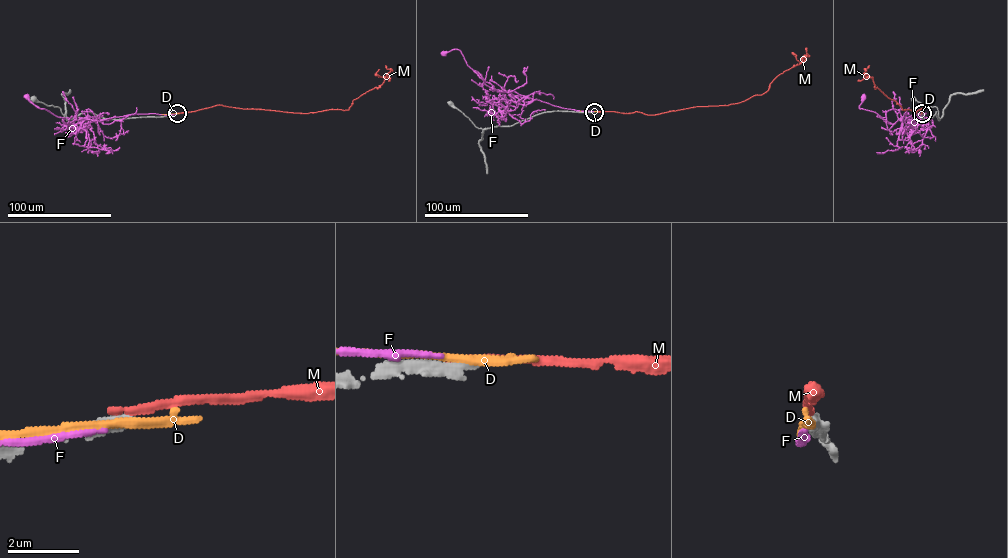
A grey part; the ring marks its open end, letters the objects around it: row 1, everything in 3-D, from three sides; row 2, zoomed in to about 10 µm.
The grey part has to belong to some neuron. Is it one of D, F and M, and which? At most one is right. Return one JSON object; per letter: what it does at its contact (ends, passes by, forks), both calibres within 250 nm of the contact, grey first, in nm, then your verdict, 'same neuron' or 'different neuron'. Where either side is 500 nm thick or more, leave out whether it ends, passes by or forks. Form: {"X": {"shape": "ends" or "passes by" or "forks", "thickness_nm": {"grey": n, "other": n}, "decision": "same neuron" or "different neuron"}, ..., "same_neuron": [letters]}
{"D": {"shape": "passes by", "thickness_nm": {"grey": 420, "other": 200}, "decision": "different neuron"}, "F": {"shape": "ends", "thickness_nm": {"grey": 400, "other": 240}, "decision": "different neuron"}, "M": {"shape": "ends", "thickness_nm": {"grey": 360, "other": 240}, "decision": "different neuron"}, "same_neuron": []}

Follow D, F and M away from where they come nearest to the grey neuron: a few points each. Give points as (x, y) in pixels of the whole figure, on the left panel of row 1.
D: (176, 113), (160, 114)
F: (175, 114), (135, 114), (98, 121), (82, 118), (67, 124), (62, 117), (37, 108), (27, 97)
M: (177, 113), (219, 105), (309, 113), (348, 110), (352, 101), (381, 85), (390, 71), (385, 65)

